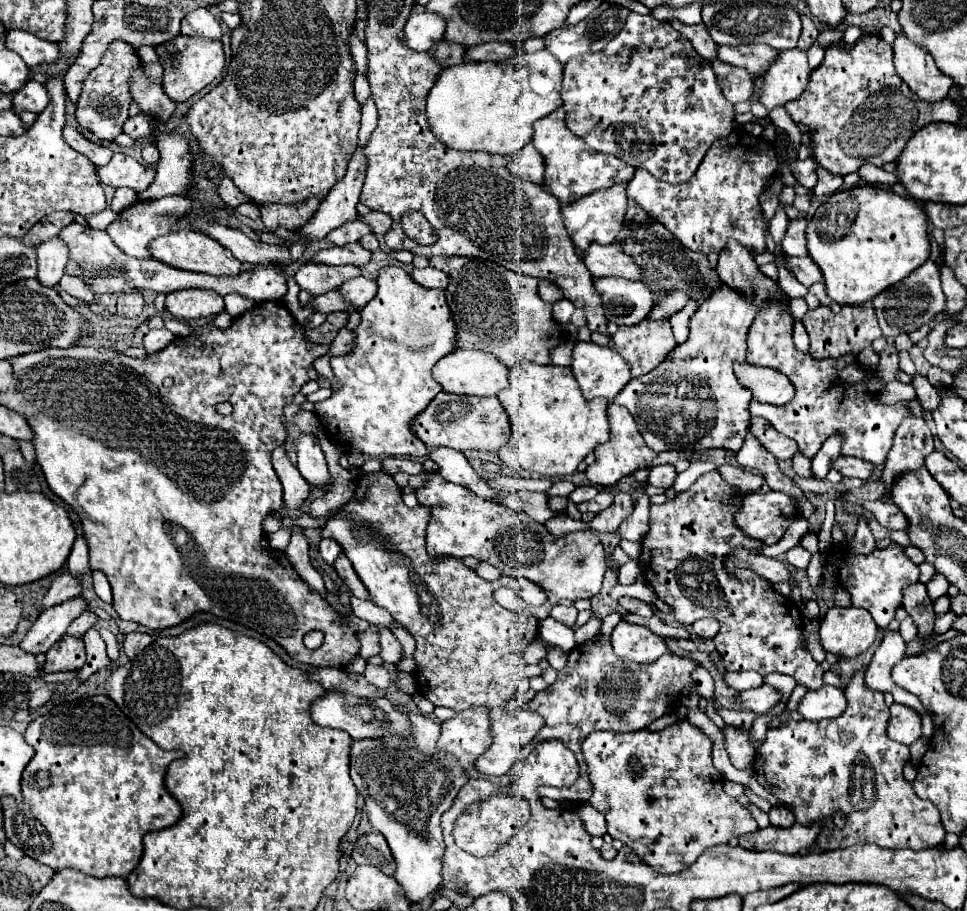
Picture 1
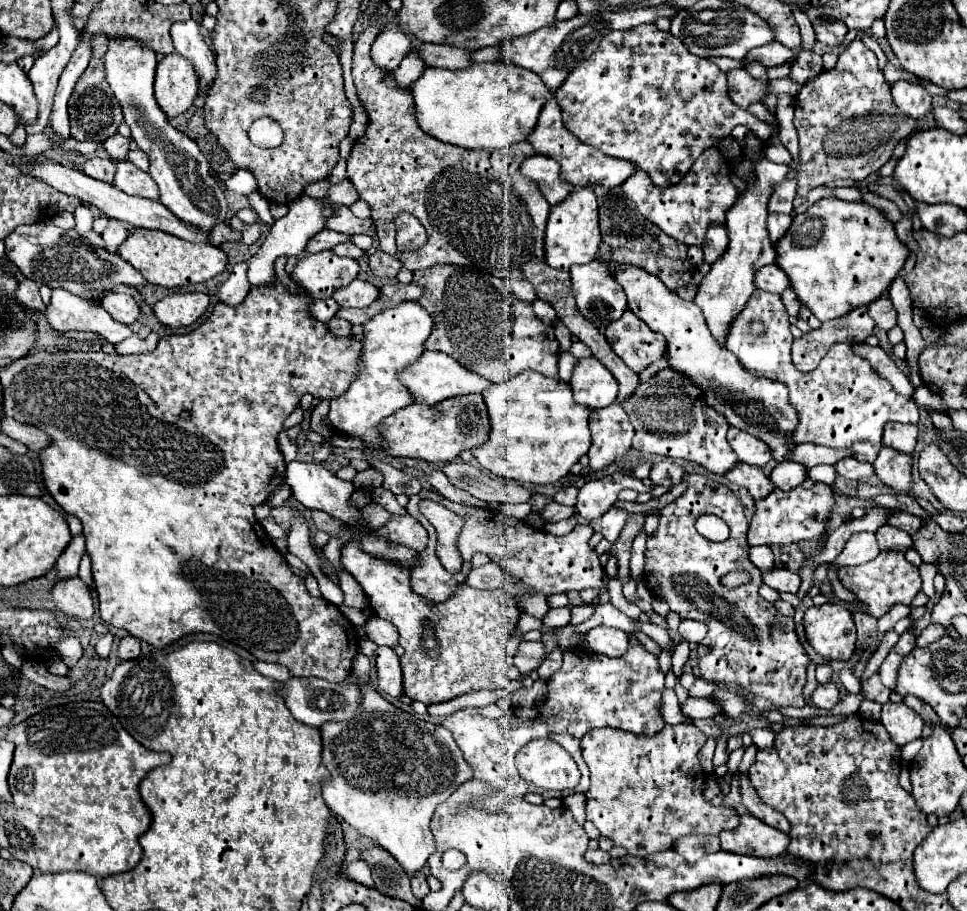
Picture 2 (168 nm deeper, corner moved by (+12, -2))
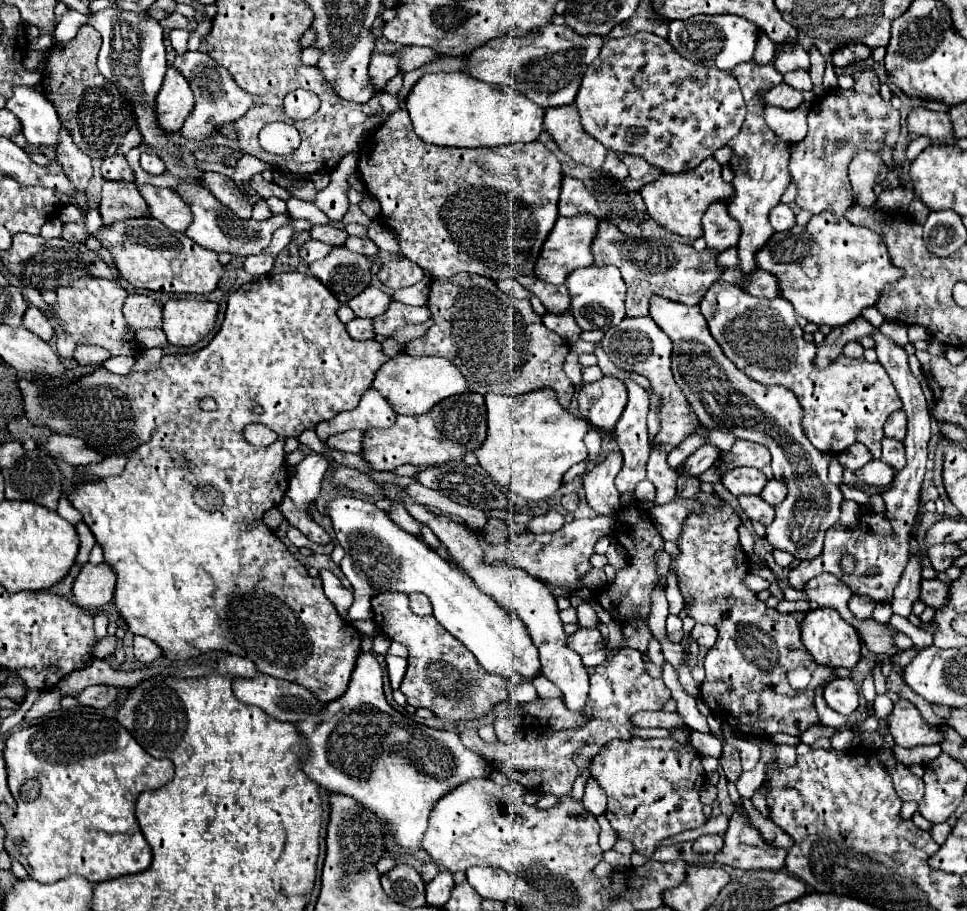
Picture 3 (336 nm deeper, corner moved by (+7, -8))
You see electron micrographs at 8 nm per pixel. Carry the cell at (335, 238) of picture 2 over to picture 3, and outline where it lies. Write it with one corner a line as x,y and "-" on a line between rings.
309,240
309,242
305,242
305,244
299,248
299,256
301,256
307,264
311,264
311,262
315,262
315,260
319,260
319,258
325,258
331,250
333,250
333,246
325,244
325,242
321,242
321,240

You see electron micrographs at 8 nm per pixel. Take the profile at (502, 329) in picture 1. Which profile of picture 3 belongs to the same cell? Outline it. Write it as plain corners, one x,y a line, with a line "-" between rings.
455,274
451,278
437,278
431,282
431,292
427,306
433,314
433,326
425,332
421,340
415,340
405,348
409,356
443,356
451,360
461,374
465,374
471,392
477,394
505,394
505,396
517,396
531,392
539,386
549,386
557,392
559,402
569,408
573,398
573,384
563,372
563,362
569,352
567,342
545,328
541,318
533,312
529,300
517,300
507,296
497,288
497,284
491,278
477,276
477,274

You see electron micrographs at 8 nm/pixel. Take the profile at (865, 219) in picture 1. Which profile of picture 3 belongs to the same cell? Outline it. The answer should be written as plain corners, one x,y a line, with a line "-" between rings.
833,212
811,216
805,226
775,232
773,240
757,252
757,264
779,278
781,296
793,304
799,316
831,328
849,324
865,308
875,306
885,284
897,282
905,274
893,266
881,234
855,226
845,216
835,218

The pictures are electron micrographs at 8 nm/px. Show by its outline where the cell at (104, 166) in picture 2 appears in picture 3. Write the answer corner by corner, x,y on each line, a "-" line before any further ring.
105,180
99,212
101,212
103,224
109,226
123,218
135,218
137,212
147,212
147,204
137,192
135,182

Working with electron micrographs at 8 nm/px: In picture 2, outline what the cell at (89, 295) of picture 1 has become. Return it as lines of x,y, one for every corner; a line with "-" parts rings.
60,288
52,290
52,302
46,308
46,318
48,324
58,332
66,330
98,332
112,344
118,344
134,334
130,326
112,320
104,308
98,306
92,308
90,302

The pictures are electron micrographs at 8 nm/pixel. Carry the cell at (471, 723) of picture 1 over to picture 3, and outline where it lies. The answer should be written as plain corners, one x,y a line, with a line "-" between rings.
621,648
611,660
605,660
599,666
587,668
589,674
589,696
587,704
581,710
589,714
591,720
585,726
567,728
553,732
549,728
531,728
523,740
517,742
485,742
479,738
477,730
463,730
459,734
465,748
477,752
491,766
509,766
507,776
513,782
519,782
525,788
533,788
537,794
555,794
569,796
575,778
583,768
589,766
599,748
613,740
633,738
631,716
641,710
663,710
665,702
671,698
671,690
663,684
661,678
651,678
641,668
641,652
633,648

